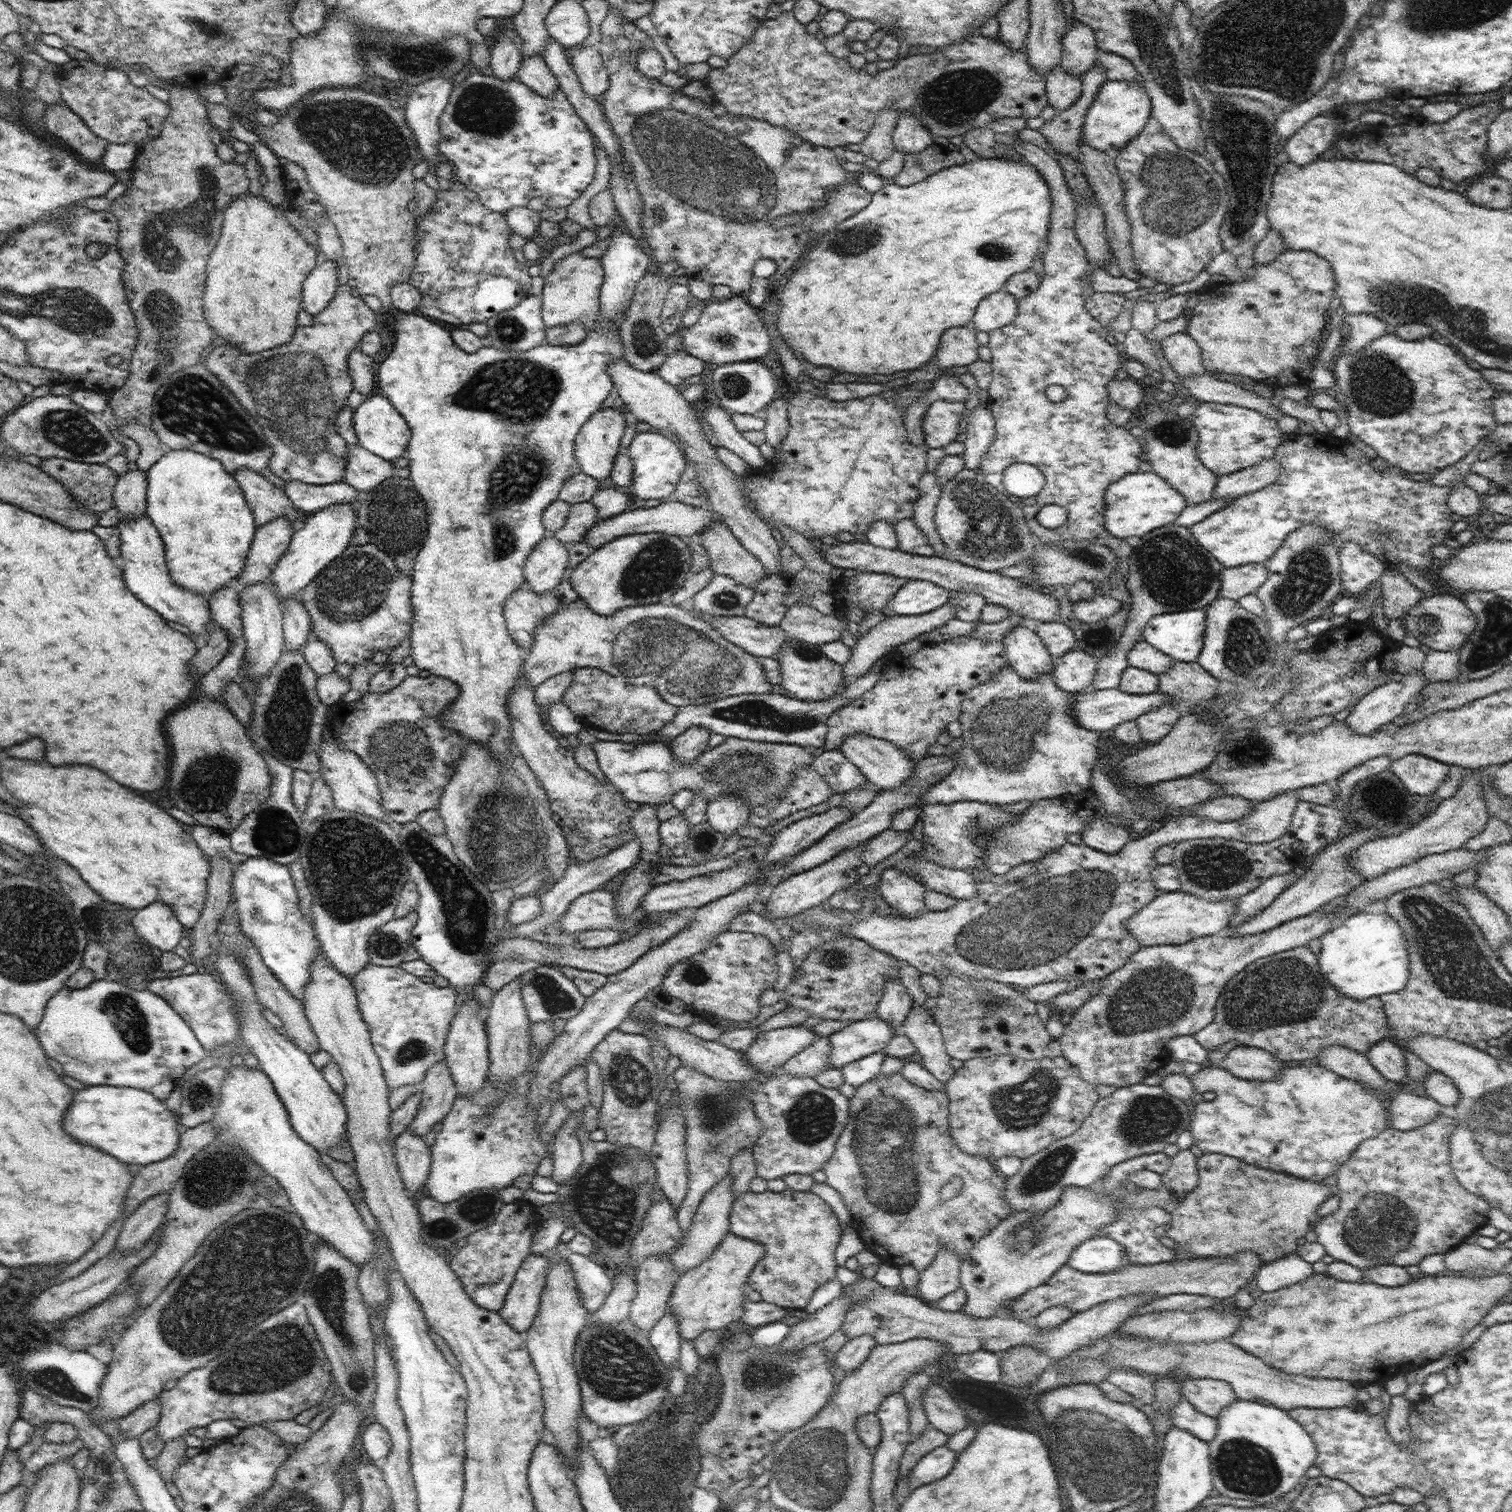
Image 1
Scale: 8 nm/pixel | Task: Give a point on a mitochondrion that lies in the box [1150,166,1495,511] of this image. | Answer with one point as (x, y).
(1379, 386)

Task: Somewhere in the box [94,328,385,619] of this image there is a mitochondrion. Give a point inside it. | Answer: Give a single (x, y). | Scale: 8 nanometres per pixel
(292, 391)

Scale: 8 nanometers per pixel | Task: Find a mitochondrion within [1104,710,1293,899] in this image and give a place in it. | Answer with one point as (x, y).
(1211, 867)

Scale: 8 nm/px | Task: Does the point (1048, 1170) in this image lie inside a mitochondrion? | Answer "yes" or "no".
yes

